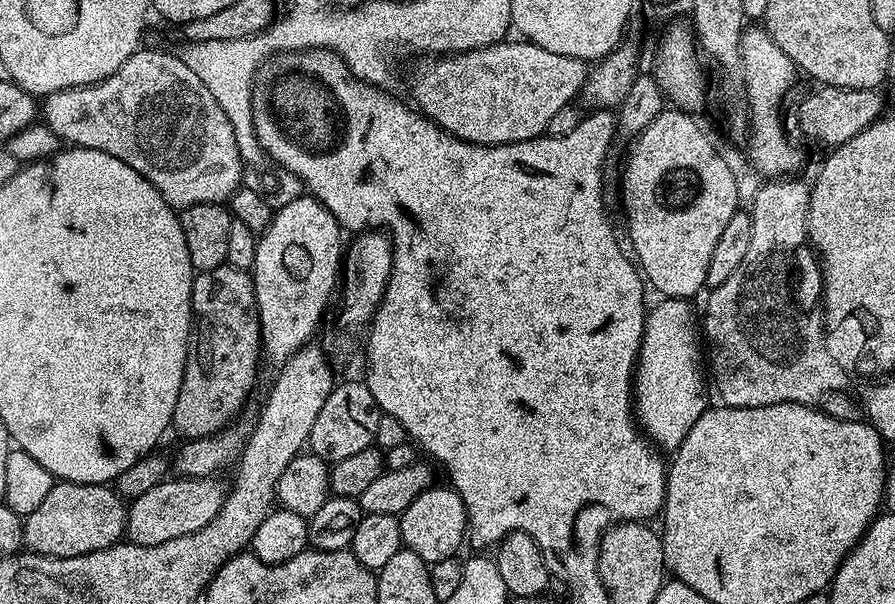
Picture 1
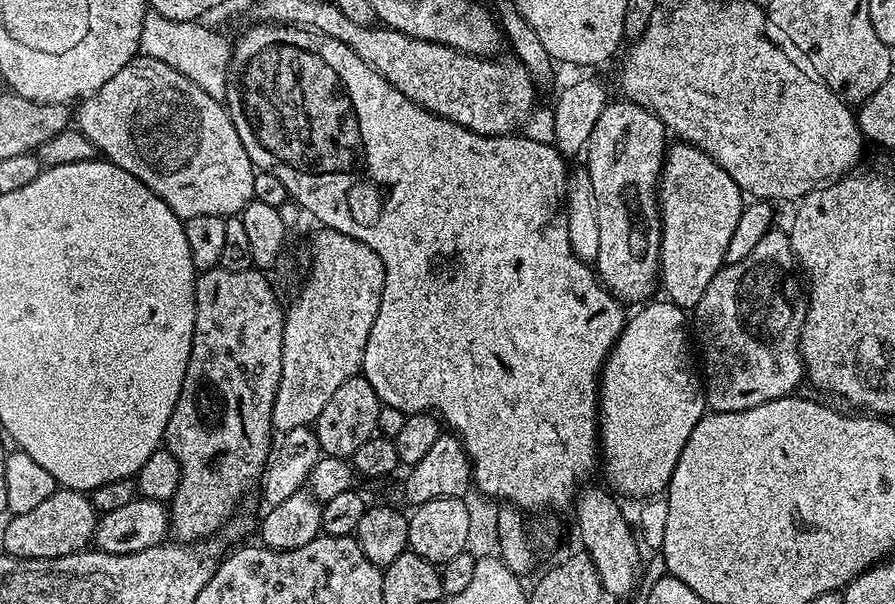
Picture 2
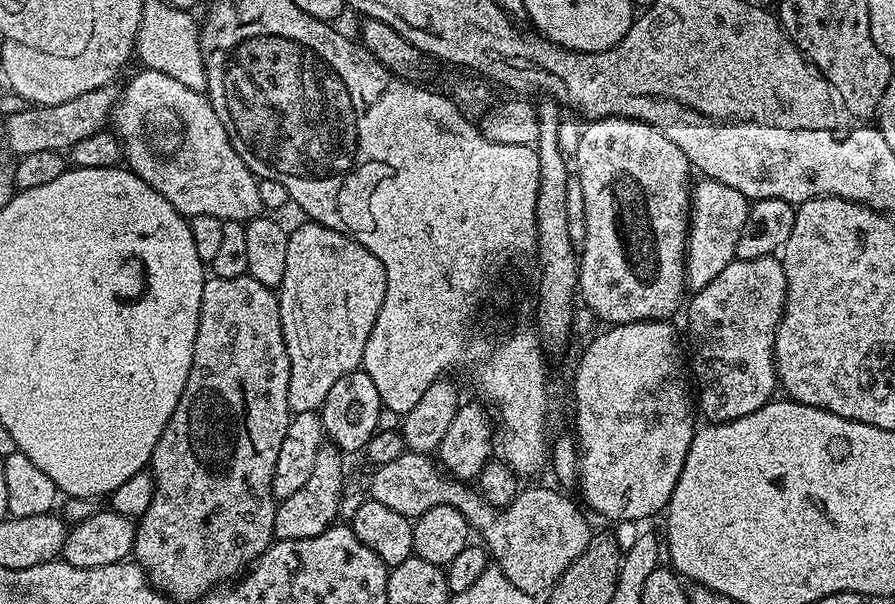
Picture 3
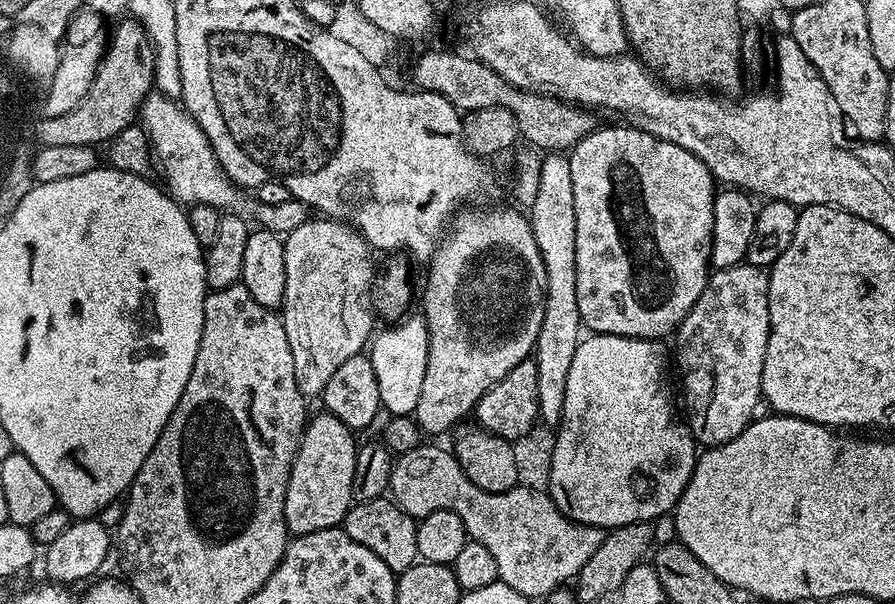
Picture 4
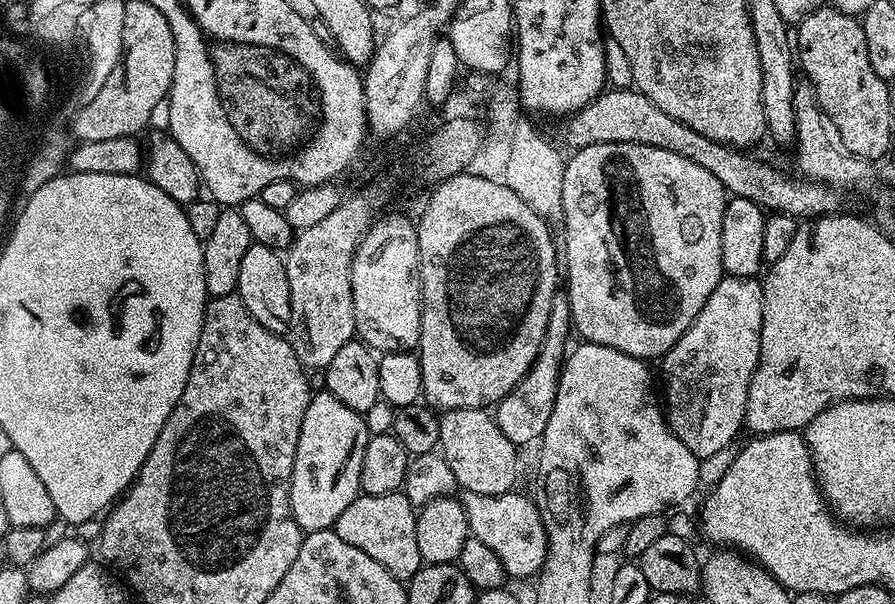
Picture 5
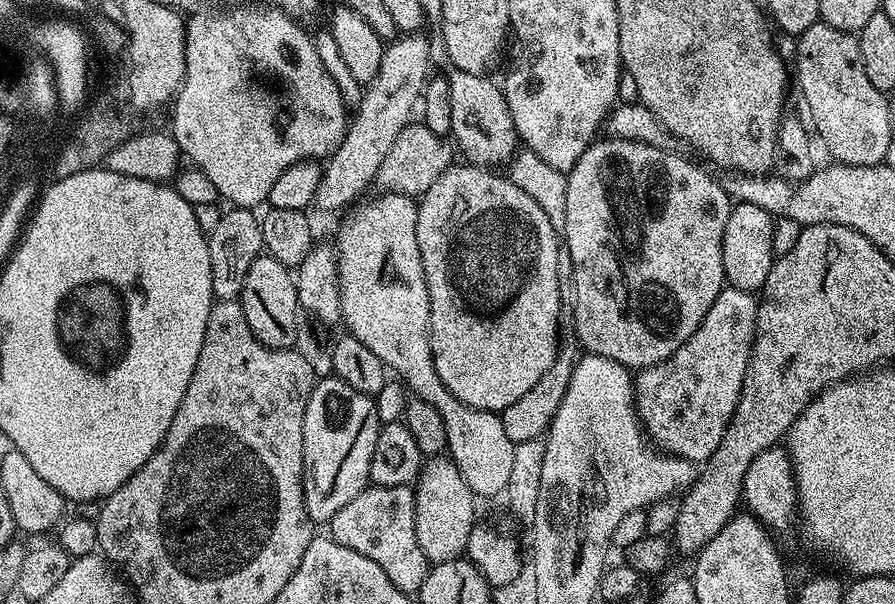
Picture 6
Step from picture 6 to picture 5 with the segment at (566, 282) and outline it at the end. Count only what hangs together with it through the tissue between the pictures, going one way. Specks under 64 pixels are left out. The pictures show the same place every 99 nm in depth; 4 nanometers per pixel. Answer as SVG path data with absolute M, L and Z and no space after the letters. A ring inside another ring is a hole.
M566 298L553 300L550 306L550 322L546 326L546 334L536 361L530 366L522 382L518 382L518 386L514 386L514 390L510 390L510 394L506 394L506 398L502 398L495 405L496 425L500 427L502 434L506 434L506 438L510 438L512 444L535 444L544 435L546 422L550 422L550 414L554 410L554 398L558 394L560 370L564 367L566 353L570 348L568 328L570 332L571 324L570 302Z

